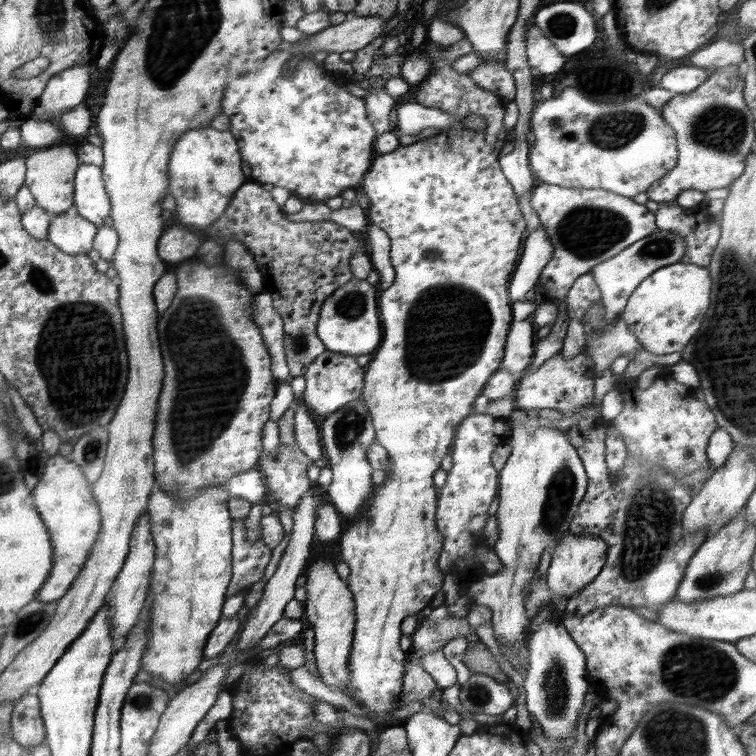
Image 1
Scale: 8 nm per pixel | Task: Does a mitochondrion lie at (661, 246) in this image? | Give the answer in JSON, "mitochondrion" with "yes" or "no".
{"mitochondrion":"yes"}

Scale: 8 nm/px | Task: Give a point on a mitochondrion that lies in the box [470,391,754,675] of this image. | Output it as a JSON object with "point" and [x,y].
{"point":[647,529]}

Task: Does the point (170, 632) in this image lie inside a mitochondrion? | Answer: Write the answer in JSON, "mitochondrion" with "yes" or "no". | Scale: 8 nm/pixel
{"mitochondrion":"no"}

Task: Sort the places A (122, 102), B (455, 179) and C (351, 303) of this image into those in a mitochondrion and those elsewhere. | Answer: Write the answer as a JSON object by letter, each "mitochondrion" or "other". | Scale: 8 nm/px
{"A":"other","B":"other","C":"mitochondrion"}

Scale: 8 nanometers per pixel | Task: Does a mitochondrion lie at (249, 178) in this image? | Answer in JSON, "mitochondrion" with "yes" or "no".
{"mitochondrion":"no"}

